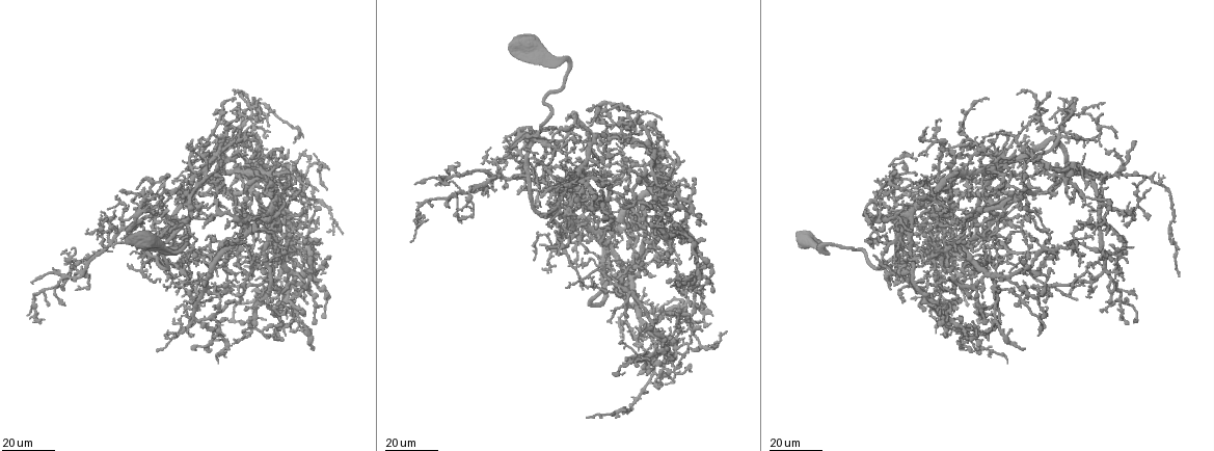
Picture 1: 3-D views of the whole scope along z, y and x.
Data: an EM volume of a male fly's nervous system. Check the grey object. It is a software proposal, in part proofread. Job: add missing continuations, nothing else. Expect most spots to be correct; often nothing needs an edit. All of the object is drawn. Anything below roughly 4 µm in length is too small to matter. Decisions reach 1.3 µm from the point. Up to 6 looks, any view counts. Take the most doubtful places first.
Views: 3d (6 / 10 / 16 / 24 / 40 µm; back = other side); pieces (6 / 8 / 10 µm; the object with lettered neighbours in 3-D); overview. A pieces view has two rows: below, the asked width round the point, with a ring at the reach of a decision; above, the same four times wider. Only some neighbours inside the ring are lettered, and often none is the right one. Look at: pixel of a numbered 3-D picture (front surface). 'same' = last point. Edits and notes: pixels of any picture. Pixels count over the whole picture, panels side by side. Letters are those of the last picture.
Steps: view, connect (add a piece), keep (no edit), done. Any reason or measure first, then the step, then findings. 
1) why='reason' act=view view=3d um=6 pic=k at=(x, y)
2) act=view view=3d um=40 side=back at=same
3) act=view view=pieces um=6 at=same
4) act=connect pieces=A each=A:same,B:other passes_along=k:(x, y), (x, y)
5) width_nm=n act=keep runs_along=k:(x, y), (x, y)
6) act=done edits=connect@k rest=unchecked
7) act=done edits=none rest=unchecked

why='branch stops here' act=view view=3d um=16 pic=1 at=(671, 326)

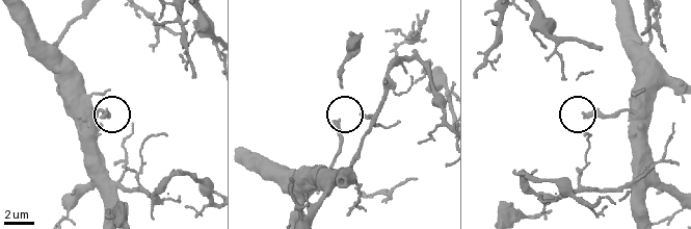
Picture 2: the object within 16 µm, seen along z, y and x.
act=view view=pieces um=10 pic=2 at=(582, 112)

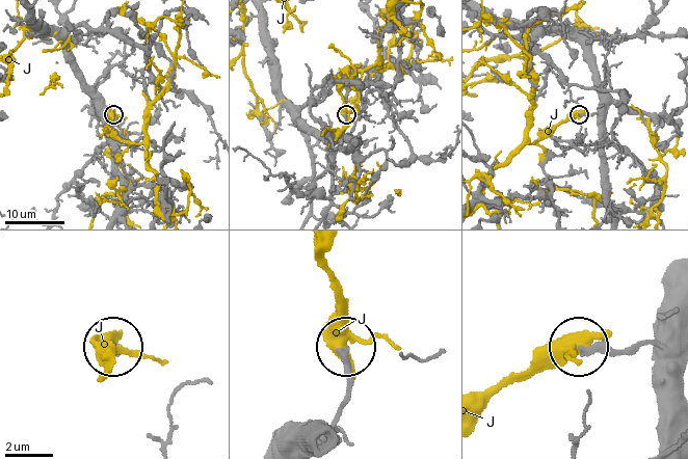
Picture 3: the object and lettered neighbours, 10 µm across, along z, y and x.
act=keep each=J:other found='none of them fits'

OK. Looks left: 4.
why='thin end' act=view view=3d um=24 pic=1 at=(626, 140)

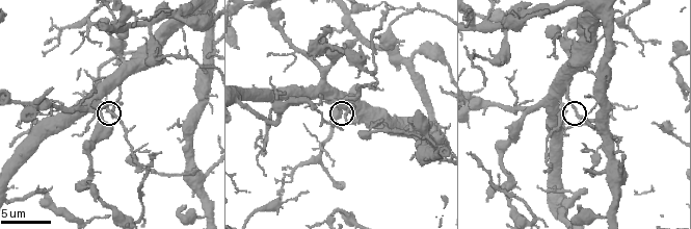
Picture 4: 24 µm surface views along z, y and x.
act=view view=pieces um=10 pic=4 at=(580, 116)

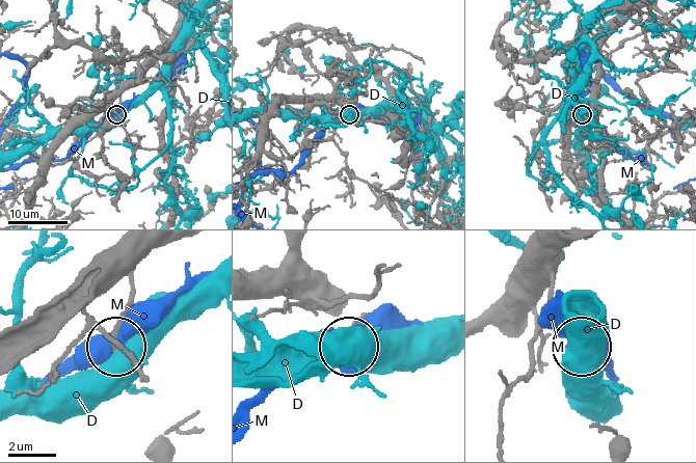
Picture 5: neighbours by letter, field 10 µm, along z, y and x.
width_nm=180 act=keep each=D:other,M:other found='no lettered piece goes on from it'

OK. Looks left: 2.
why='an open end' act=view view=3d um=16 pic=1 at=(591, 151)

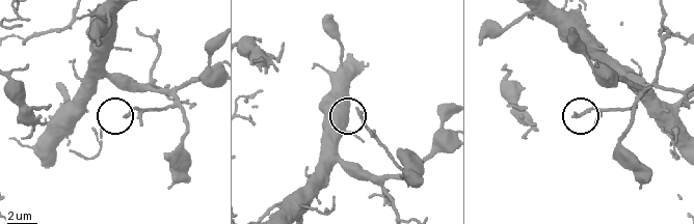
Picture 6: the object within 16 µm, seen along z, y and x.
act=view view=pieces um=6 pic=6 at=(356, 111)

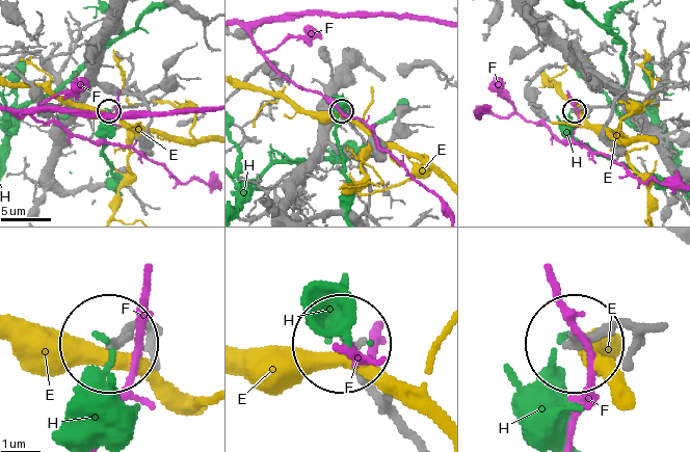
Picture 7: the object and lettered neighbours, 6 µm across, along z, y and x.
act=keep each=E:other,F:other,H:other runs_along=7:(631, 326), (575, 343) found='no lettered piece goes on from it'

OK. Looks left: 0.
act=done edits=none rest=unchecked

